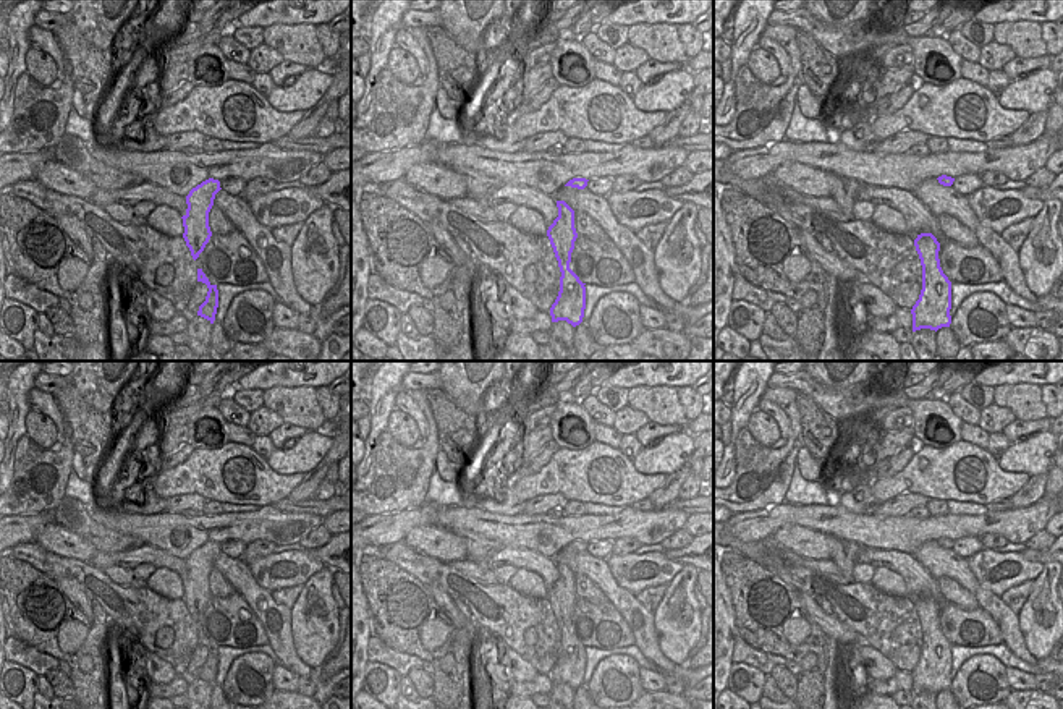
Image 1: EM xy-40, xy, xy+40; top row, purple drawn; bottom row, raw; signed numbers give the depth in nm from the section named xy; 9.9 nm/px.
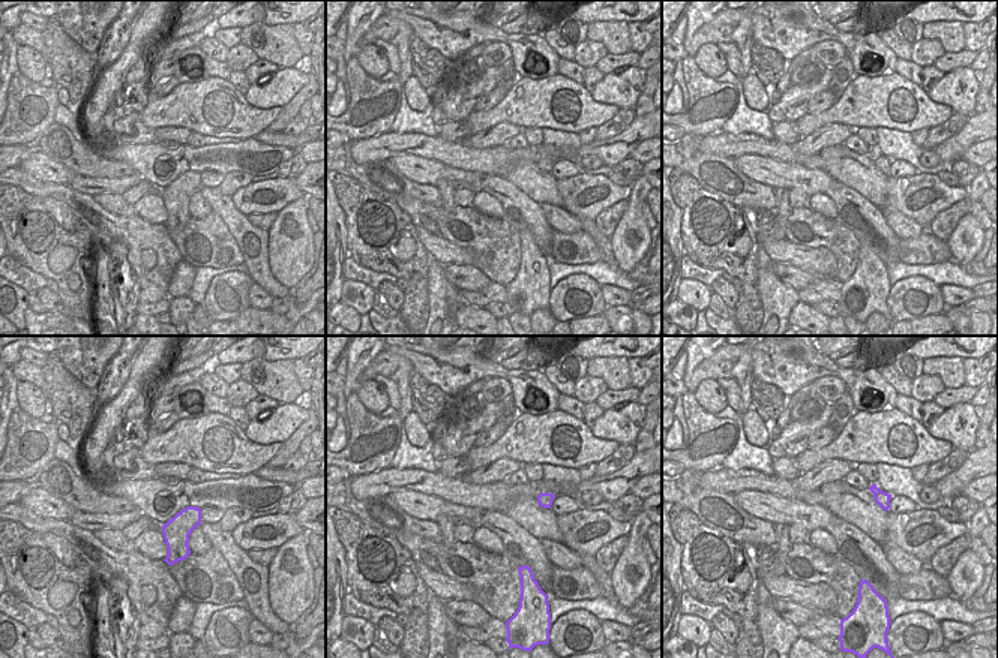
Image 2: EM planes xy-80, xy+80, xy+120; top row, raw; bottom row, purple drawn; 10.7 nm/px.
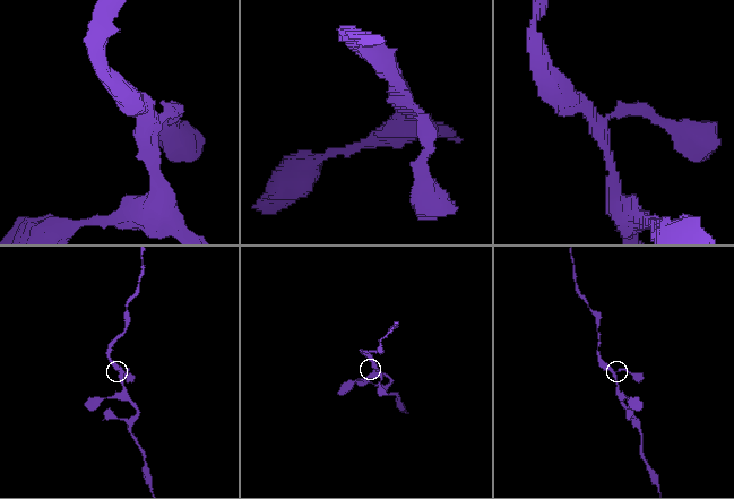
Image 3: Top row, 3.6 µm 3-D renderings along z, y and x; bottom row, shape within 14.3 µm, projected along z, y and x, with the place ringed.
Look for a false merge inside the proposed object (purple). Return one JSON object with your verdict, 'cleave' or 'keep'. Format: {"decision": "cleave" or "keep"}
{"decision": "keep"}

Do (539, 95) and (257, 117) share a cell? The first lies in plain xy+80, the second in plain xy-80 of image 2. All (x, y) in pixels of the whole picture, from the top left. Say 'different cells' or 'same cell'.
same cell

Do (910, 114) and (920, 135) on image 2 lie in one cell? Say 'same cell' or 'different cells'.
different cells

